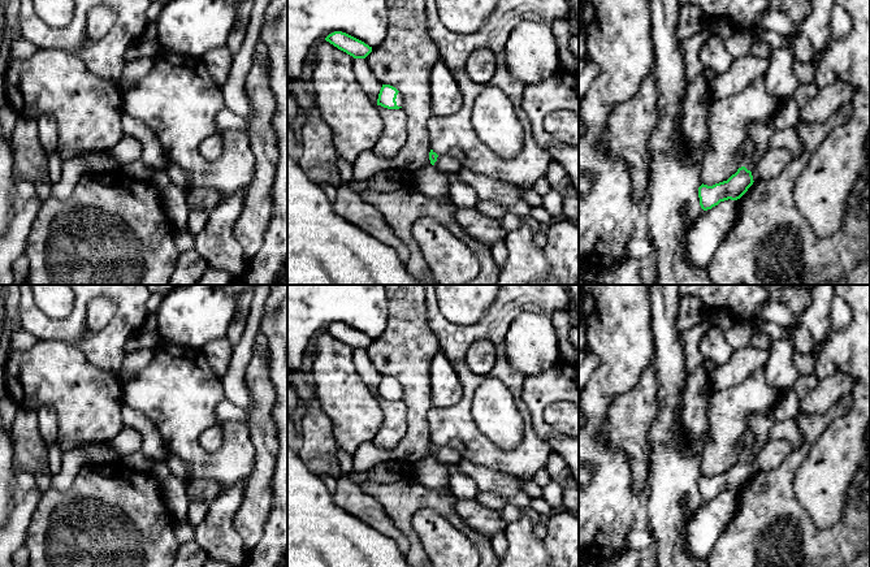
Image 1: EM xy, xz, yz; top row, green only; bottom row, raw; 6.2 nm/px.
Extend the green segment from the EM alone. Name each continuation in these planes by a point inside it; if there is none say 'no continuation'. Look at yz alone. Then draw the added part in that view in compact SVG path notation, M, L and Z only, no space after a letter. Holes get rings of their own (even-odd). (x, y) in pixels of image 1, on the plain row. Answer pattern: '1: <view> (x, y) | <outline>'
no continuation

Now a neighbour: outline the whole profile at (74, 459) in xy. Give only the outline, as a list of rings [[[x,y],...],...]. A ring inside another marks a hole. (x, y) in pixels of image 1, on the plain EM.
[[[79,447],[65,451],[62,455],[61,469],[52,477],[52,488],[57,490],[69,489],[79,469],[86,464],[86,454]]]

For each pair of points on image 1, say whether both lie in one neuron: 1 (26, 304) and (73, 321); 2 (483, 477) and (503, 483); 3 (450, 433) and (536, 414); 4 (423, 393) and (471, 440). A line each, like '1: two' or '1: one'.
1: one
2: one
3: two
4: two

